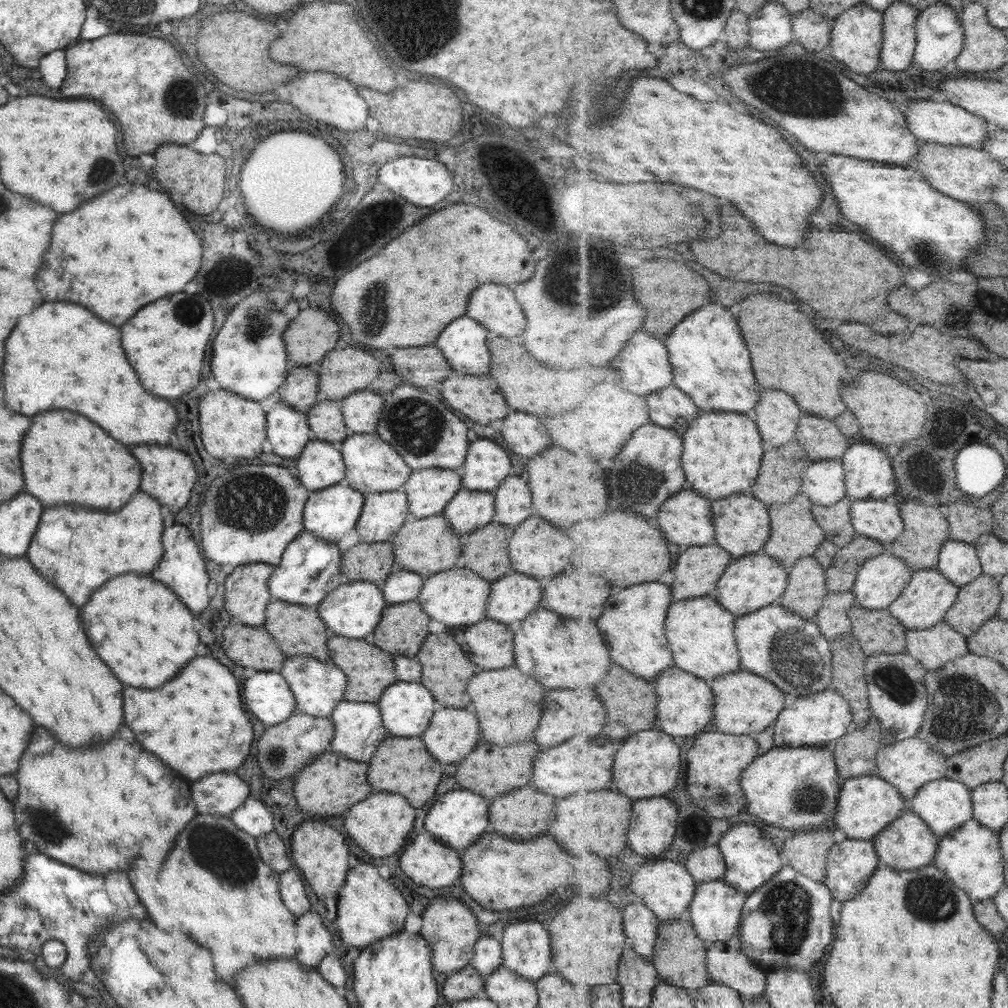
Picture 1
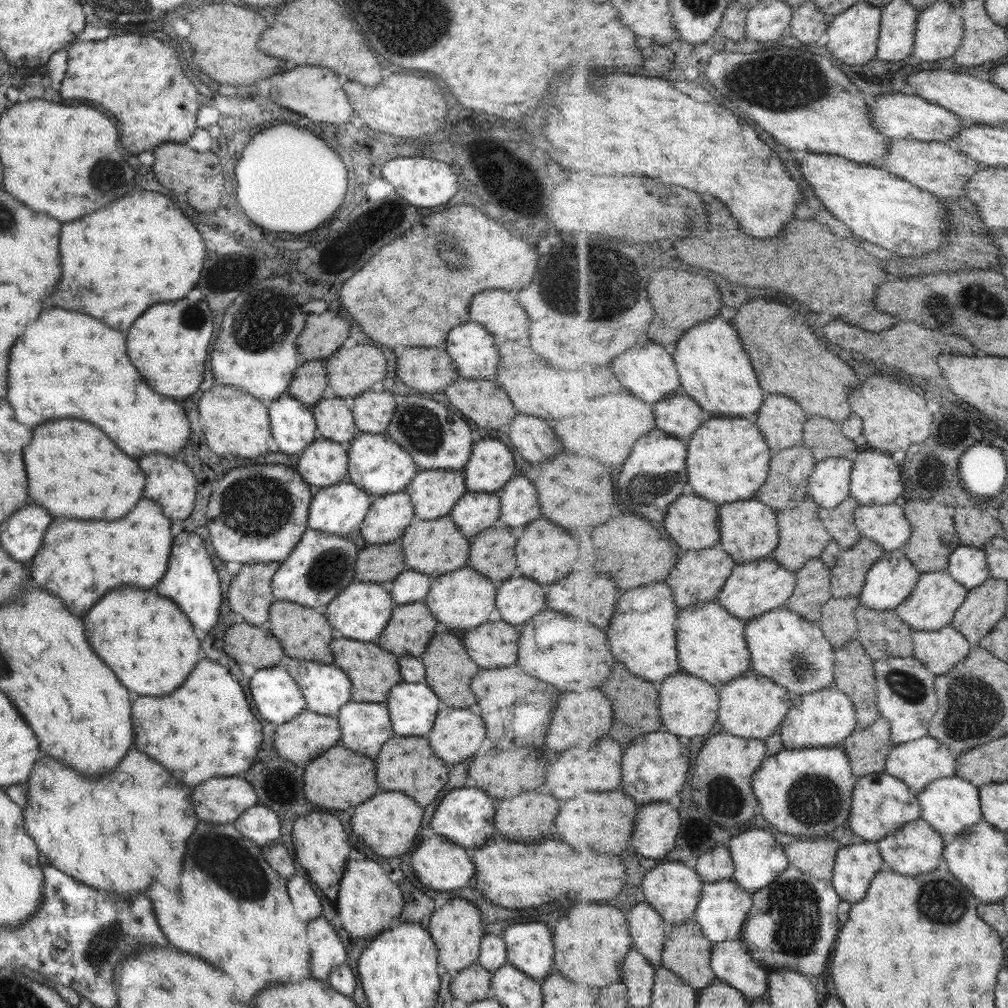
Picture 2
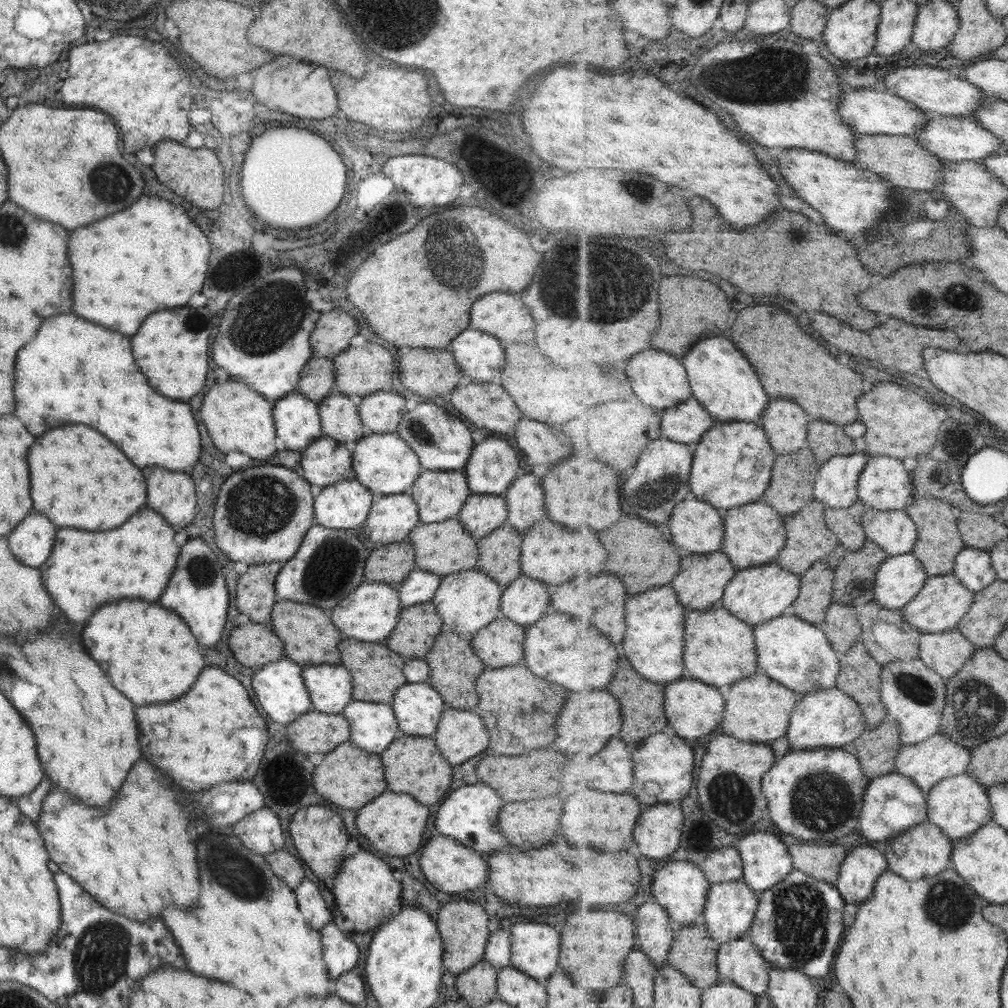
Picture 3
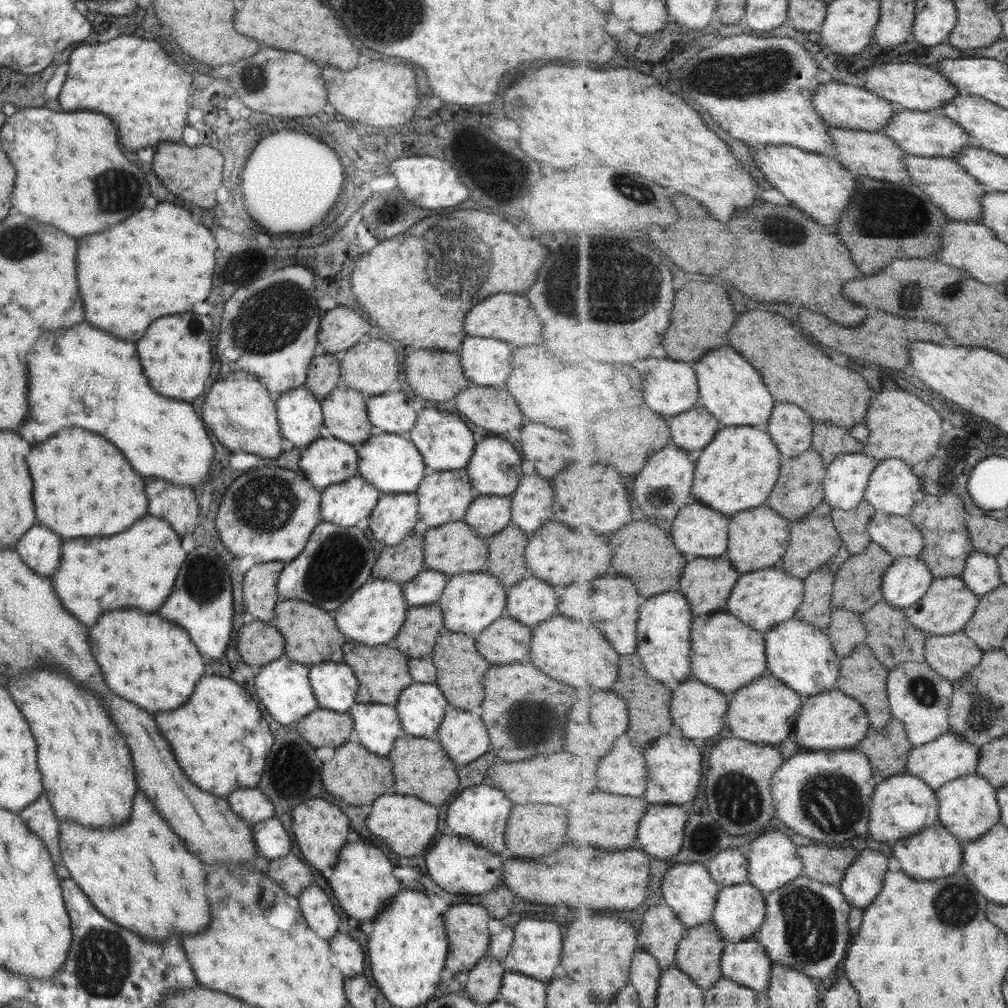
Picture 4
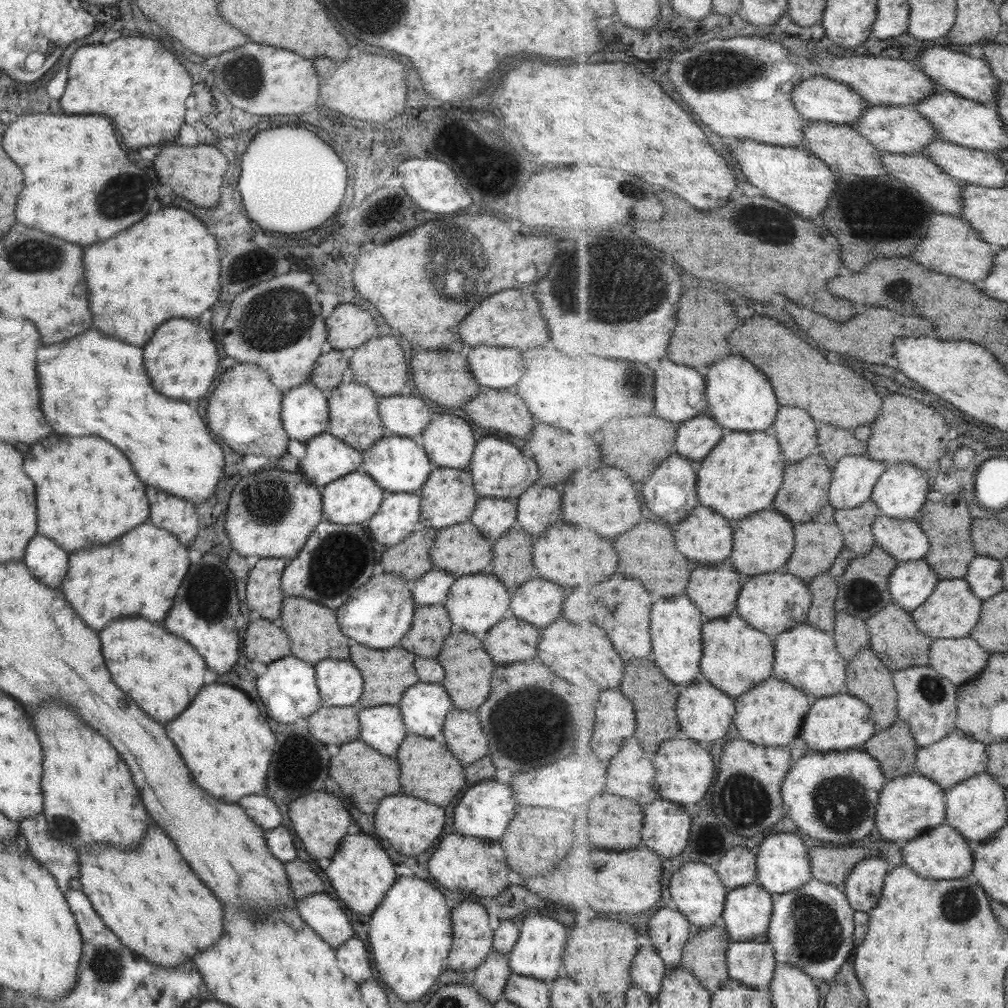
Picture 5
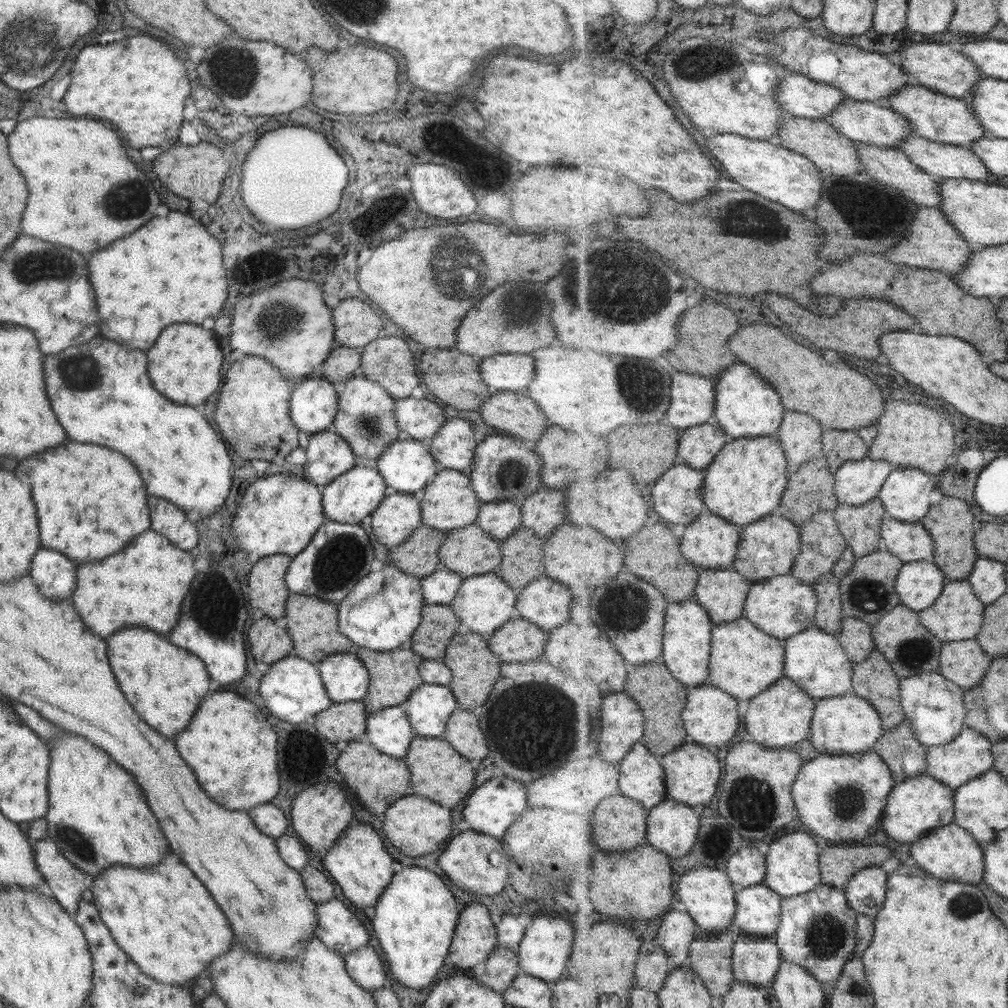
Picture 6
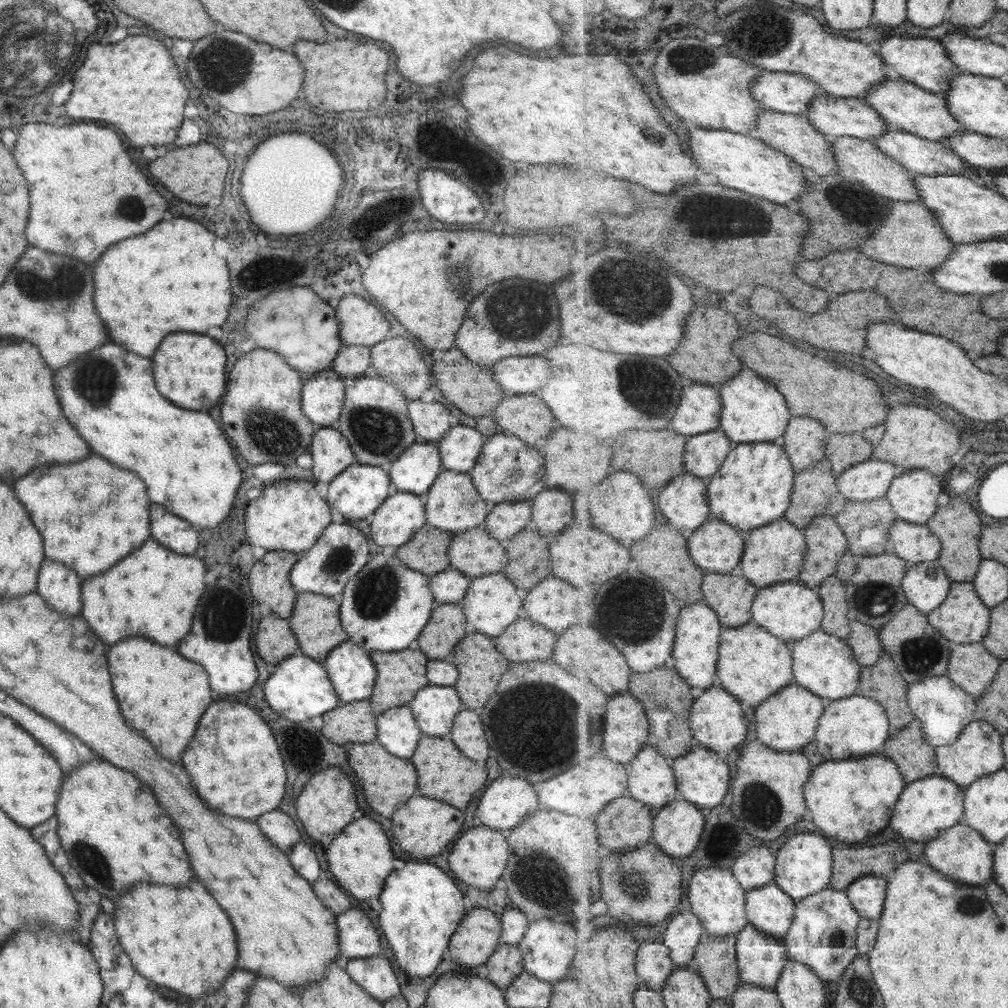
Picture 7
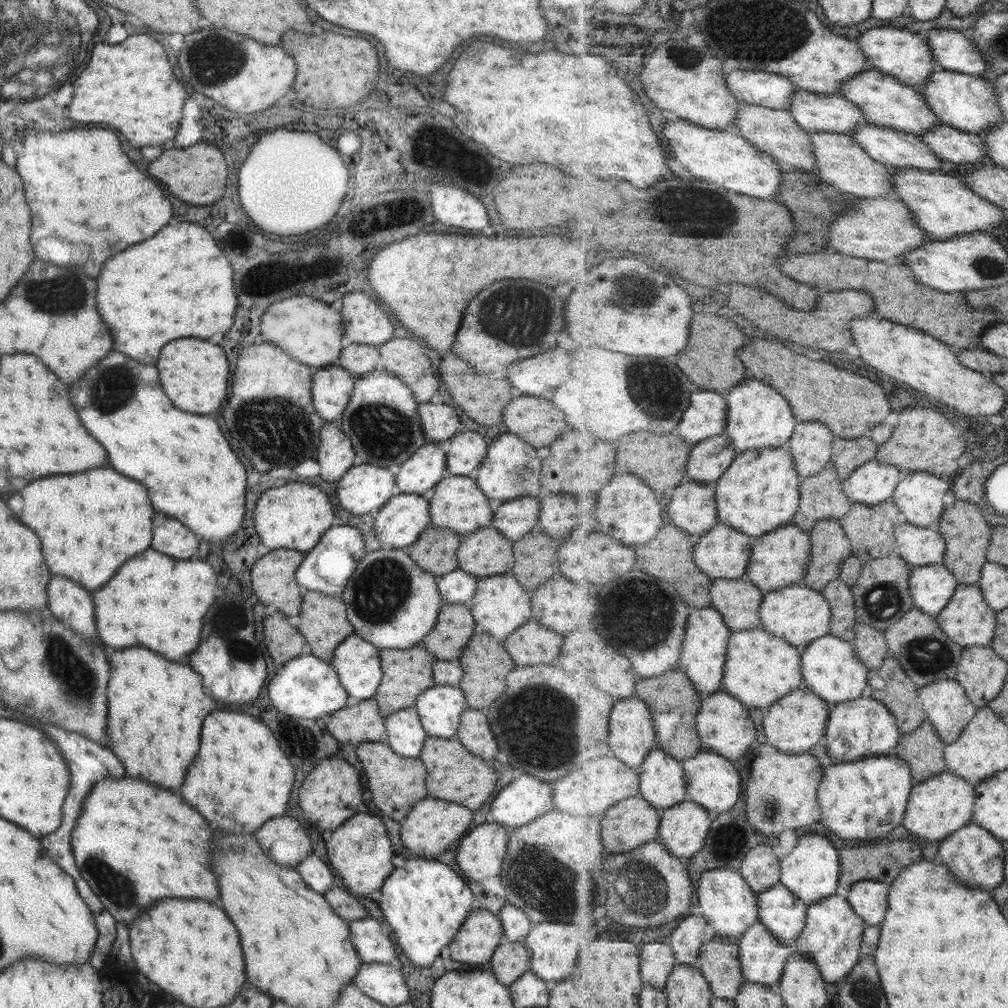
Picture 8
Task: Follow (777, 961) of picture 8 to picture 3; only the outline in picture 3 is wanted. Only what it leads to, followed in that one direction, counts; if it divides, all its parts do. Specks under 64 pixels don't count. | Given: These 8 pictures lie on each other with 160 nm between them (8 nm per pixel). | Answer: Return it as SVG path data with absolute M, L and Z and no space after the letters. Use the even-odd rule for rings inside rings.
M741 938L720 943L718 971L723 980L740 985L757 996L766 995L772 968L754 942Z

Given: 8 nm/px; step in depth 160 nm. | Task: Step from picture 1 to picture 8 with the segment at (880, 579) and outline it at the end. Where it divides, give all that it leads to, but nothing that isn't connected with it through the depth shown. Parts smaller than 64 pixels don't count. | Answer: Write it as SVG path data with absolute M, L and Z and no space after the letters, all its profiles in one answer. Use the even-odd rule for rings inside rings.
M943 562L920 567L911 566L909 584L914 604L935 617L948 606L959 583Z

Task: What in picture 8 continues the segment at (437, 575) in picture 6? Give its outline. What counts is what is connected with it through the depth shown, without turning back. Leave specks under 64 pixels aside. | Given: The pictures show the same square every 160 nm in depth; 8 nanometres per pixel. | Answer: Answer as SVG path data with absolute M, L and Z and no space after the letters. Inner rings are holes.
M457 568L436 578L437 590L443 602L467 602L473 594L477 578Z

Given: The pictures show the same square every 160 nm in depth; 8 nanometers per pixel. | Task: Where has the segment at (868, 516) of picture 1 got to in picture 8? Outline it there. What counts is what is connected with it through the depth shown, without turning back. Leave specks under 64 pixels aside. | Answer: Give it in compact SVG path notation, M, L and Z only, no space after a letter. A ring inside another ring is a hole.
M903 523L896 528L896 553L912 566L941 563L946 555L945 537L937 528Z

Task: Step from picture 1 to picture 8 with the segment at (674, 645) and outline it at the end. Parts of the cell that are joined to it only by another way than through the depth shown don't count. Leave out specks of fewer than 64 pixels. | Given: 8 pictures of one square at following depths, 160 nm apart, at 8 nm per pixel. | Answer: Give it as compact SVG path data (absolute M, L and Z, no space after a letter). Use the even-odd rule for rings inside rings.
M764 628L732 631L725 663L723 690L736 696L747 707L768 711L773 703L805 685L802 653L796 645L767 632Z

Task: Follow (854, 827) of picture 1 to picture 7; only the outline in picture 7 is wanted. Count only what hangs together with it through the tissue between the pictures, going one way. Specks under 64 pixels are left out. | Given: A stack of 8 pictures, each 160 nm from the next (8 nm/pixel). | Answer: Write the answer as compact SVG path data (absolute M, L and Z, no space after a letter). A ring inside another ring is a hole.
M940 773L907 783L901 800L895 806L891 826L917 842L928 842L937 838L944 830L959 824L964 818L965 787Z

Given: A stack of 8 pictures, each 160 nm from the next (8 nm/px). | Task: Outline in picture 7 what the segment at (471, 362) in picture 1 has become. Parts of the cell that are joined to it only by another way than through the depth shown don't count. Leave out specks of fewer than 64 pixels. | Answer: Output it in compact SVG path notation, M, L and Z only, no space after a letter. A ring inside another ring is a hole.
M505 358L491 368L495 382L509 394L531 394L549 378L545 358Z

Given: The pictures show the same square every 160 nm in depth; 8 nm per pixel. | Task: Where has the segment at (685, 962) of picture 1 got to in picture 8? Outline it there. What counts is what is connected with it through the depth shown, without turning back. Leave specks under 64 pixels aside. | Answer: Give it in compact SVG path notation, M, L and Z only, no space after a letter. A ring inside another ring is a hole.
M715 938L702 946L698 967L709 981L715 998L735 999L739 988L745 983L742 964L739 962L739 947L735 942L723 942Z

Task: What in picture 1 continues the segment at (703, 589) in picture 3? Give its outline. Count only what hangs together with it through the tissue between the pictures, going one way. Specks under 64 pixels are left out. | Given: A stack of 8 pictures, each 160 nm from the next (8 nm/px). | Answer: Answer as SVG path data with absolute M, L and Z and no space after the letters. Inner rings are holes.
M721 545L687 547L673 568L675 578L671 587L674 600L714 595L721 575L732 561L732 553Z

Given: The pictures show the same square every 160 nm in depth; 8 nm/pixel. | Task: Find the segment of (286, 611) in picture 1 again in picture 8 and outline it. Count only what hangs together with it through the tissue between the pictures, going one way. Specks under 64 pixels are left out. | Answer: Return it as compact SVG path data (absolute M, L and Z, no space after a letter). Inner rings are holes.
M309 591L302 595L299 614L294 620L296 631L307 642L310 653L327 663L333 658L334 648L352 634L352 628L345 618L345 604L340 598L331 598L319 592Z

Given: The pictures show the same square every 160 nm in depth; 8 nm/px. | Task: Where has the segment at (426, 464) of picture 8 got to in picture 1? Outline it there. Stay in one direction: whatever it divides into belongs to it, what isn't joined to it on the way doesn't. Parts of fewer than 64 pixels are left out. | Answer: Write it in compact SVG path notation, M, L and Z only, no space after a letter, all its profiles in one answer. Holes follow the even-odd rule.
M375 432L347 436L338 446L344 464L344 478L349 487L362 495L397 490L412 472L393 448L377 438Z

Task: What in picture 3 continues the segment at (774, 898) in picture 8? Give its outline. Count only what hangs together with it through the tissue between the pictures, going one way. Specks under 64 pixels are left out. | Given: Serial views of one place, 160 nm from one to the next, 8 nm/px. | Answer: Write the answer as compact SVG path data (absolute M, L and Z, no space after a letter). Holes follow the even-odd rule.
M743 880L727 883L713 883L706 902L702 917L709 928L710 935L721 943L741 939L741 936L751 930L756 920L756 912L759 908L759 893L751 889Z

